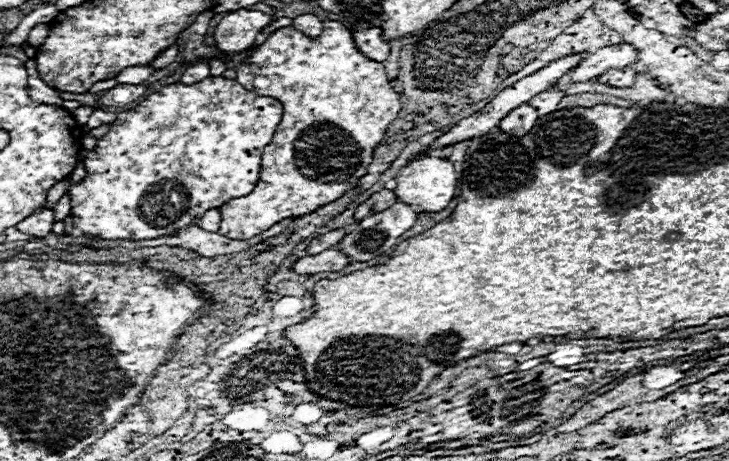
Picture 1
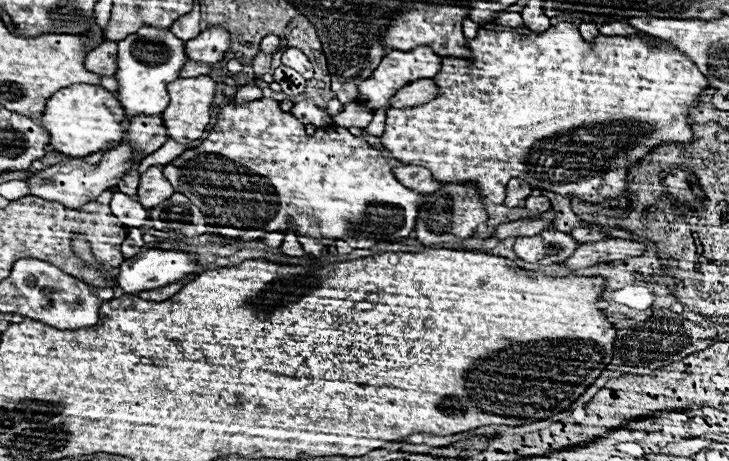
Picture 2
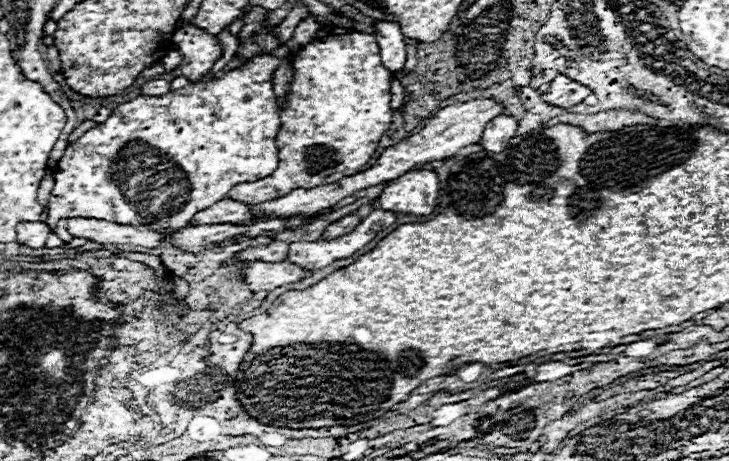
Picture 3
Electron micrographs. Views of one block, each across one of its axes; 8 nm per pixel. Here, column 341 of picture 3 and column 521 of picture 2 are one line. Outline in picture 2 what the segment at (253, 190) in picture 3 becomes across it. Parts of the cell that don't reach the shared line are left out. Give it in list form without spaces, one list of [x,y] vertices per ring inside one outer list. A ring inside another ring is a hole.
[[[558,22],[550,26],[546,32],[532,32],[524,28],[528,34],[518,34],[518,32],[508,32],[514,28],[504,28],[504,30],[490,30],[490,28],[480,28],[478,36],[468,40],[468,46],[472,48],[472,58],[474,62],[464,62],[460,58],[444,58],[442,68],[436,76],[440,76],[440,94],[420,106],[412,108],[388,108],[386,110],[386,130],[380,136],[384,150],[390,152],[394,160],[406,166],[424,166],[432,172],[432,176],[438,182],[466,182],[472,180],[478,184],[482,196],[486,196],[494,204],[504,202],[504,190],[510,178],[522,178],[526,180],[532,188],[548,190],[560,196],[578,196],[586,202],[606,202],[612,198],[620,198],[628,192],[628,168],[642,160],[652,148],[662,146],[662,144],[688,144],[692,142],[692,118],[690,118],[690,108],[702,102],[702,92],[708,88],[708,80],[696,64],[680,52],[674,44],[660,40],[660,38],[644,38],[644,36],[602,36],[598,34],[592,44],[588,44],[582,36],[576,24],[572,22]]]

